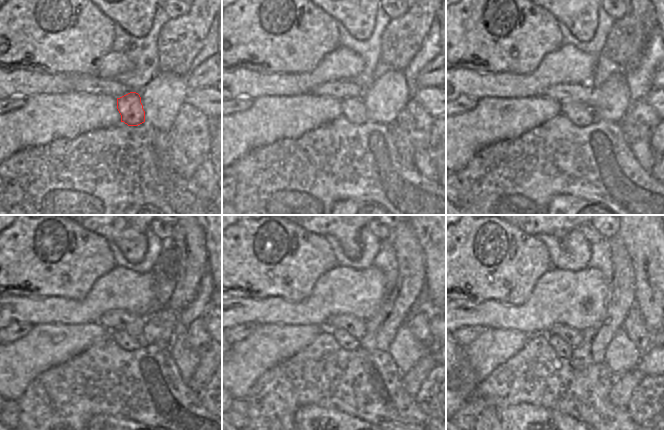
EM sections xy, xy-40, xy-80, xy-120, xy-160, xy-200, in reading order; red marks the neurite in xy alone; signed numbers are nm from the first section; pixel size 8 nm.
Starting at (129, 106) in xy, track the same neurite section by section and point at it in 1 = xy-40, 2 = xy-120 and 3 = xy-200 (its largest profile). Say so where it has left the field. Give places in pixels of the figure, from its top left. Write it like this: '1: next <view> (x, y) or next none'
1: next xy-40 (353, 109)
2: next xy-120 (127, 342)
3: next xy-200 (561, 347)

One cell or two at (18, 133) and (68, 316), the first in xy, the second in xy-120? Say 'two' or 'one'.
two

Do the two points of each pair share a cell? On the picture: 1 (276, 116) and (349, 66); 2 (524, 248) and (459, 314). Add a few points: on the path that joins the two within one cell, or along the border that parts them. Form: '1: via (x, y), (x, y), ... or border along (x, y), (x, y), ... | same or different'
1: border along (310, 93), (286, 96) | different
2: border along (497, 299), (456, 300) | different

